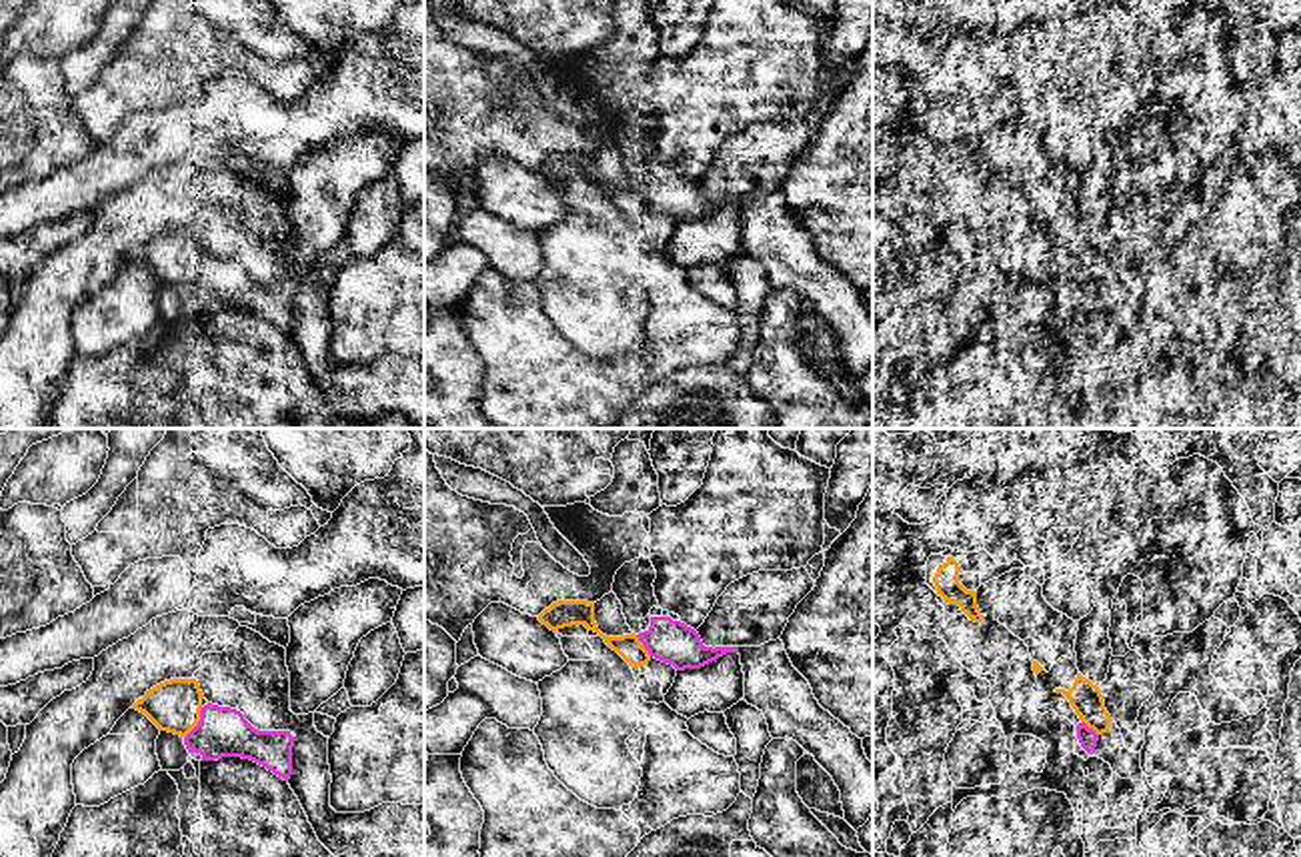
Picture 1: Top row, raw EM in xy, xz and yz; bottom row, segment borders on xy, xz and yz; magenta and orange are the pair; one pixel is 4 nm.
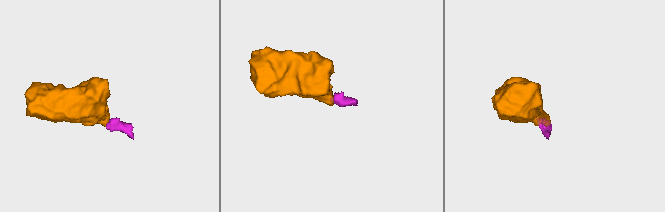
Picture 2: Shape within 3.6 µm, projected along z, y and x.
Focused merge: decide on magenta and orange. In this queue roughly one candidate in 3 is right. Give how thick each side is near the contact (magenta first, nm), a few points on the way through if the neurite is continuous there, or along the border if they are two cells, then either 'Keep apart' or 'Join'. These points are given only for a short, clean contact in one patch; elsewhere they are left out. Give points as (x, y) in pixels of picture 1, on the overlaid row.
Thickness 200 nm (magenta) against 220 nm. Join

